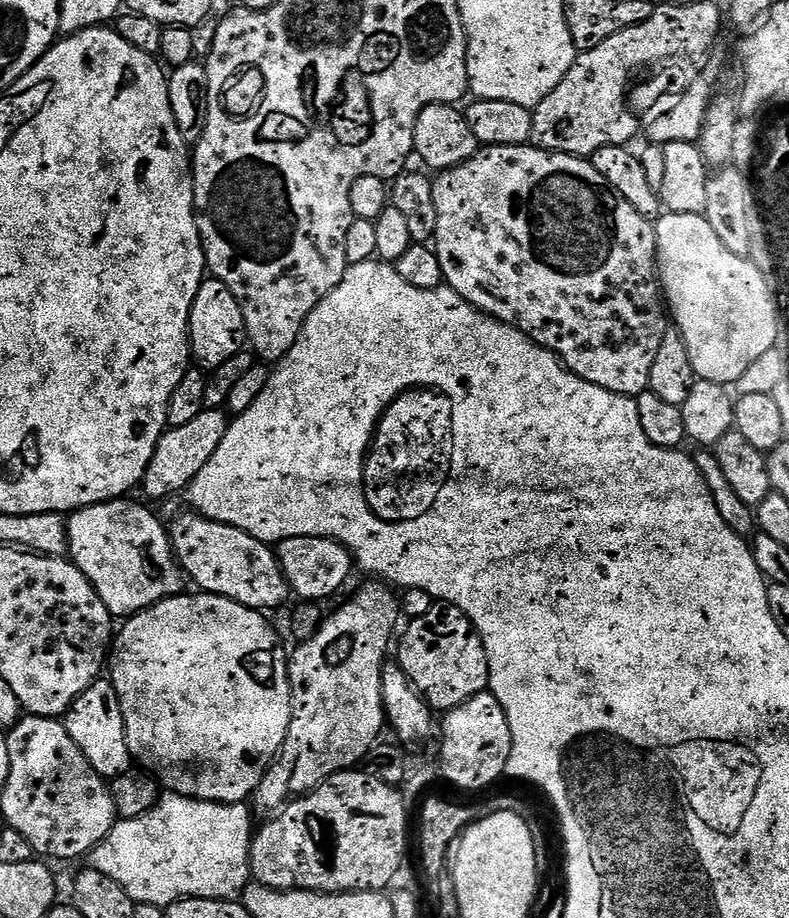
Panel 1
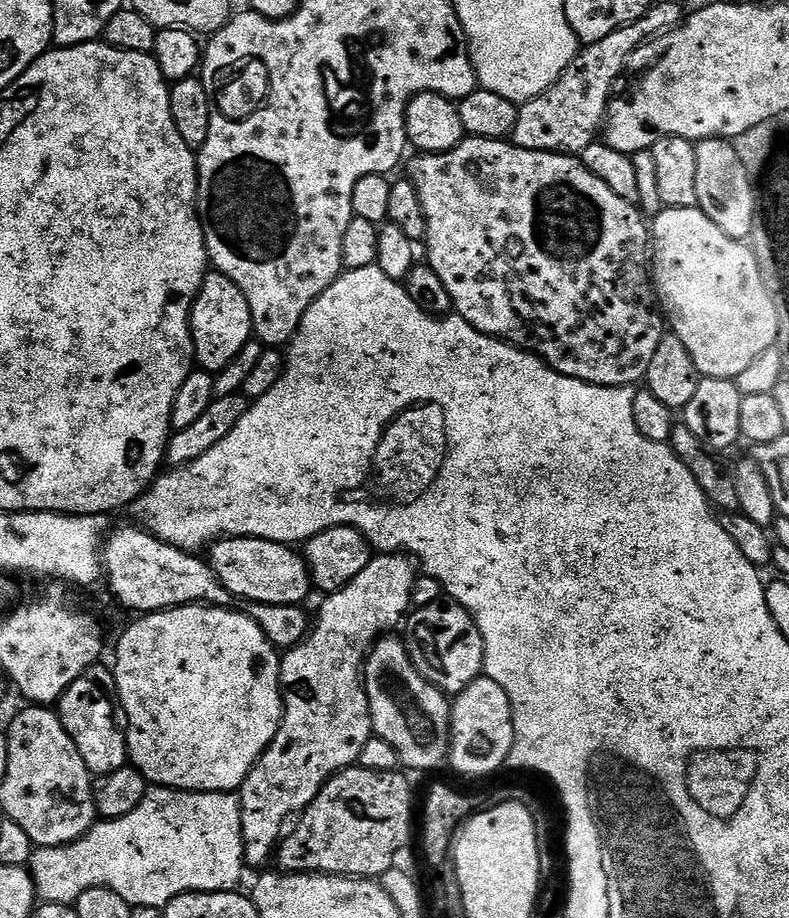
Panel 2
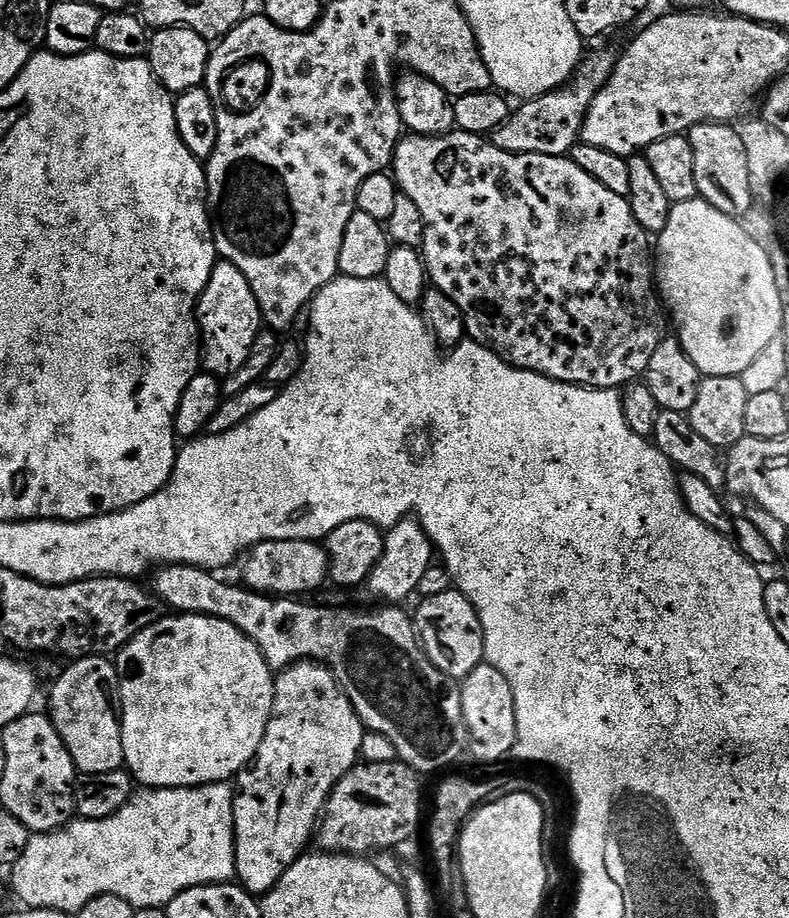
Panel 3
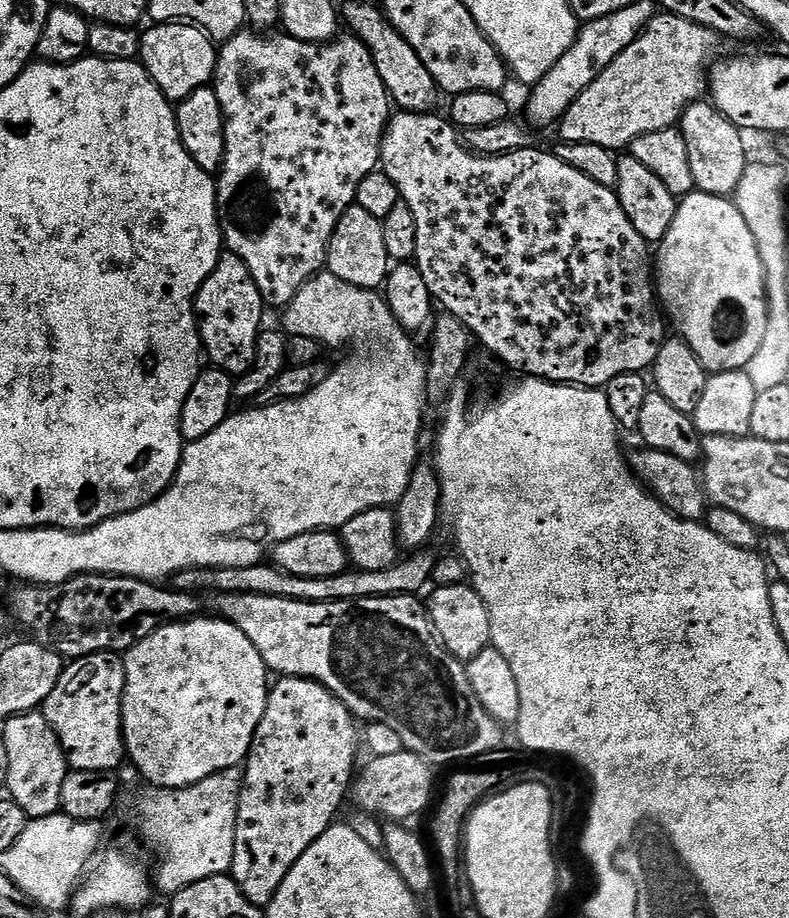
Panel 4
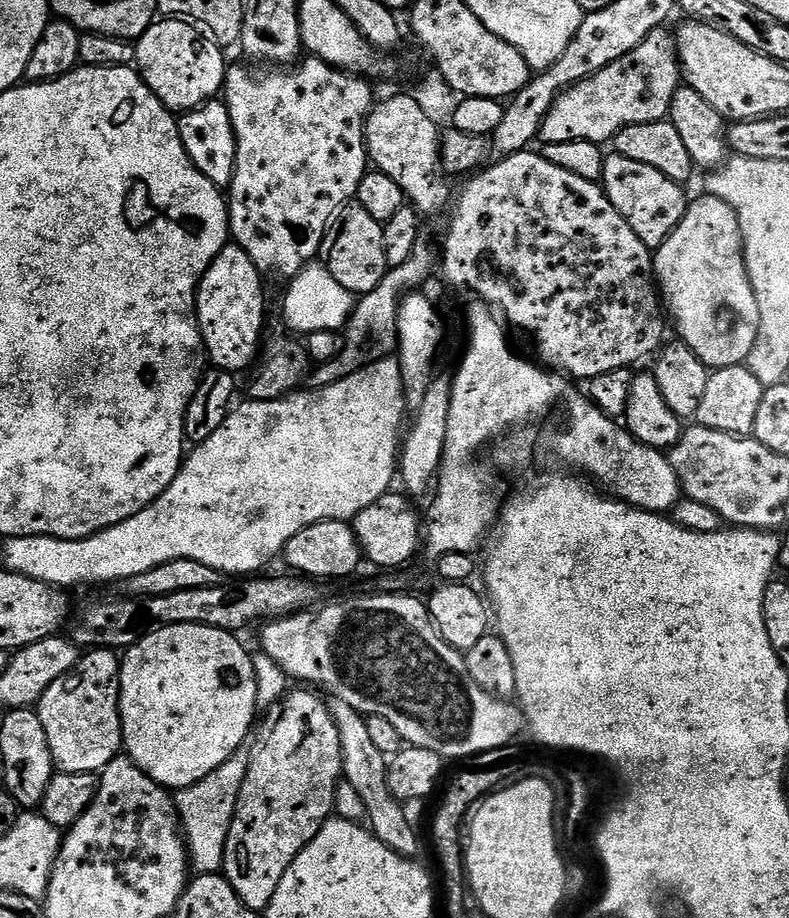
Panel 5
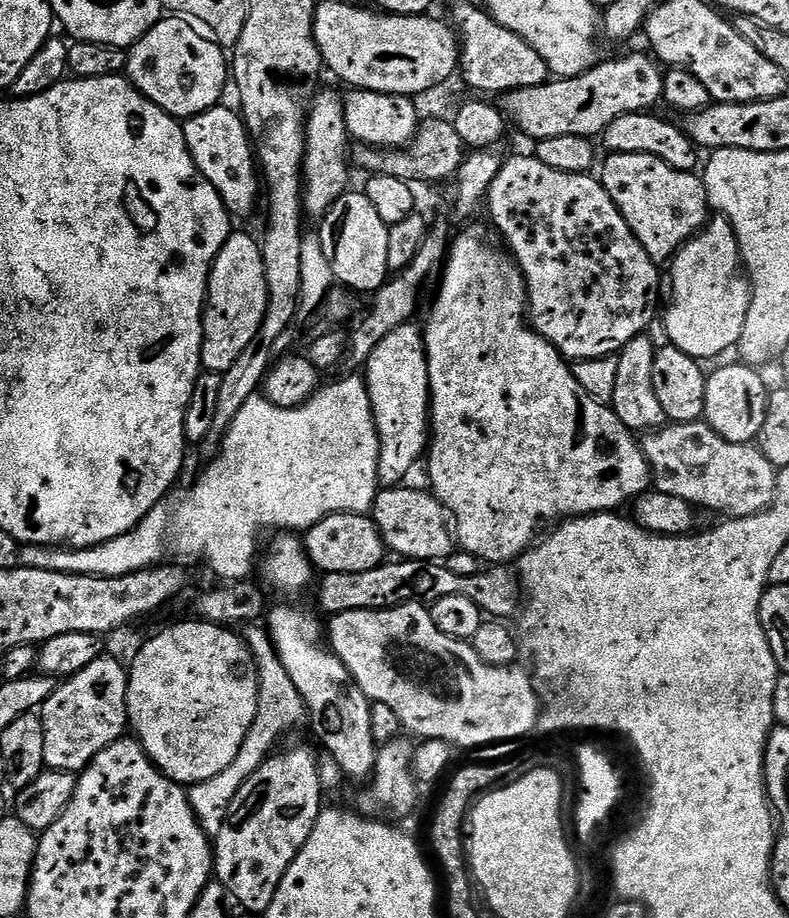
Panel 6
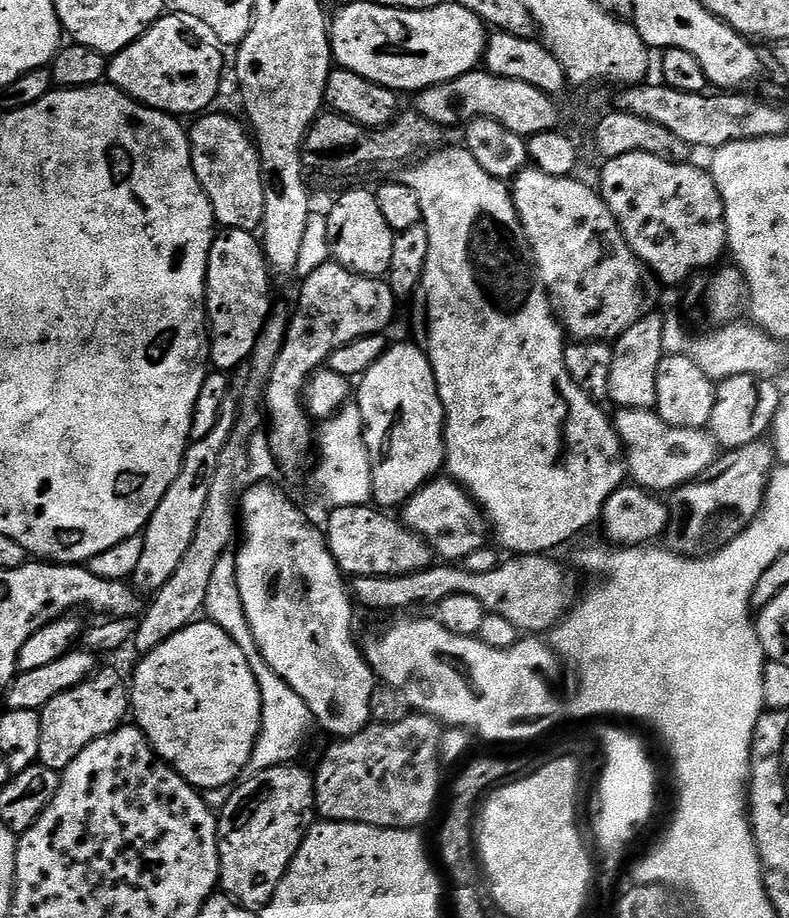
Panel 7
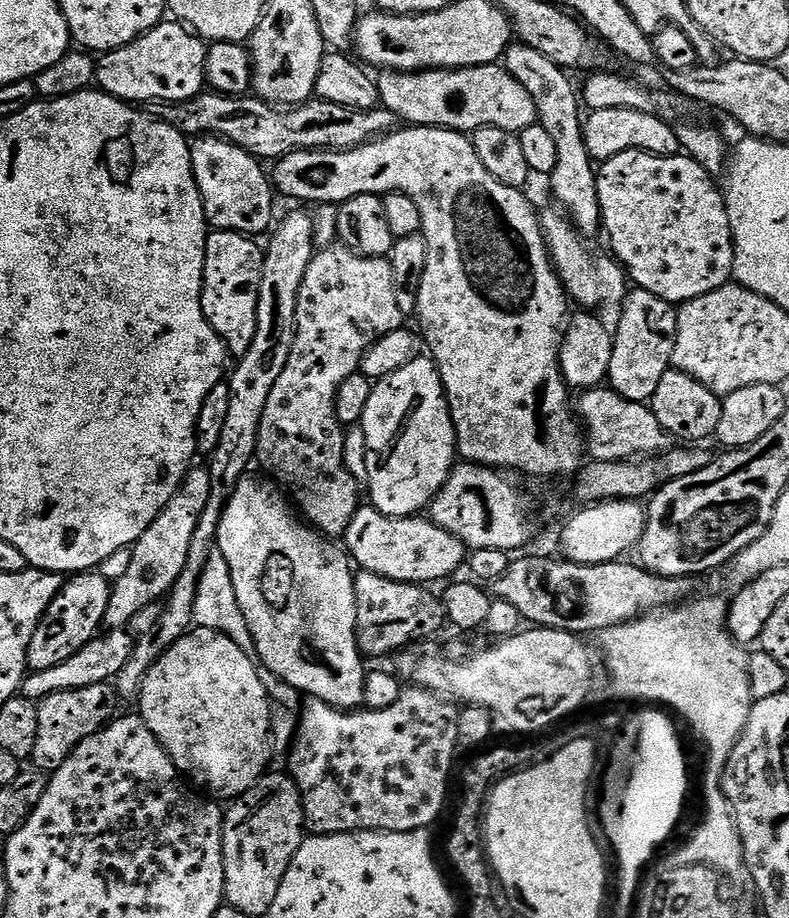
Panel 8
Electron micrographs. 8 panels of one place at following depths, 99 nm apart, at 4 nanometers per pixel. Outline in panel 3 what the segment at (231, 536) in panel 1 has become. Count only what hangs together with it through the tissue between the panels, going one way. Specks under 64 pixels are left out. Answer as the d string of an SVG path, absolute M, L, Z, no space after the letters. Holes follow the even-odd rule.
M271 540L255 544L252 549L243 557L244 580L253 592L273 598L304 598L307 592L316 592L323 584L329 583L328 579L328 552L323 543L315 540Z

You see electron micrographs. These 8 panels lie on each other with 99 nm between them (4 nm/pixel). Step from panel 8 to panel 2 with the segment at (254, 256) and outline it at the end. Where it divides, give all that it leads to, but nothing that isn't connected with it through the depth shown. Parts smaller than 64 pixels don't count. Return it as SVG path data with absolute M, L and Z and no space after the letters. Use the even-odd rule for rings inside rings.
M212 270L205 276L200 293L192 304L192 341L196 347L195 363L205 372L218 374L247 344L253 343L252 311L250 302L246 302L246 294L238 290L238 286L230 278Z

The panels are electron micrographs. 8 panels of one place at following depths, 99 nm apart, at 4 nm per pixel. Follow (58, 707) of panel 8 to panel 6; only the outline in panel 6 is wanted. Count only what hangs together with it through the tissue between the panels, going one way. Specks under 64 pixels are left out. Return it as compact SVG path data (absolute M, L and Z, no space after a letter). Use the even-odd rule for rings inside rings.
M103 654L78 674L57 683L38 715L44 727L45 765L51 770L83 772L92 759L121 739L129 727L128 668L110 654Z

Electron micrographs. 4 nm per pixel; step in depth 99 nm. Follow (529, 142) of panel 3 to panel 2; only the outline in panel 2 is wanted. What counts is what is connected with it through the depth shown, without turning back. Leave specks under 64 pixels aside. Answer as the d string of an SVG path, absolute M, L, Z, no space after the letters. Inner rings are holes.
M657 3L648 11L646 18L638 18L634 26L614 30L614 34L602 38L602 42L581 47L559 80L553 82L542 94L519 105L516 125L510 137L511 143L535 152L561 154L579 154L586 150L586 146L597 143L608 115L609 103L614 96L612 87L623 74L624 63L651 36L675 29L685 16L686 12L676 4Z

